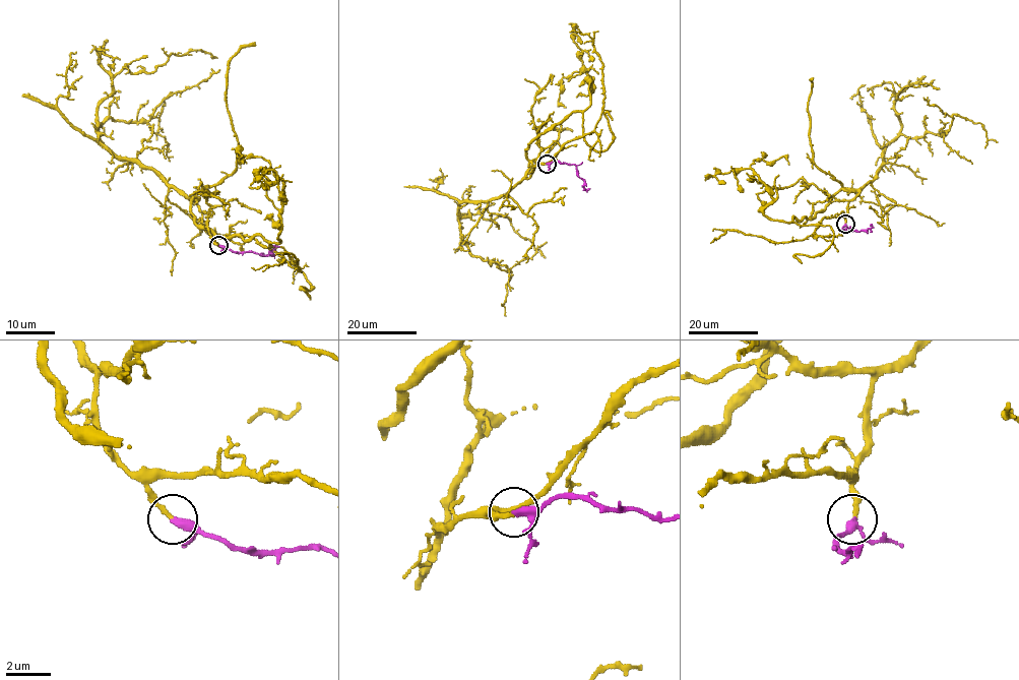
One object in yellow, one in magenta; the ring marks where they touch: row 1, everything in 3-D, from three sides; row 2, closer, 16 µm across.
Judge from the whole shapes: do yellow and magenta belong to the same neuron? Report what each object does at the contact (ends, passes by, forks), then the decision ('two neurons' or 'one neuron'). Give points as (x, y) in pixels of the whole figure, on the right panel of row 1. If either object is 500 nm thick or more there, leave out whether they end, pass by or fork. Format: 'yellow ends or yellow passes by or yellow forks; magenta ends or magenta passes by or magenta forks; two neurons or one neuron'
yellow ends; magenta passes by; one neuron

